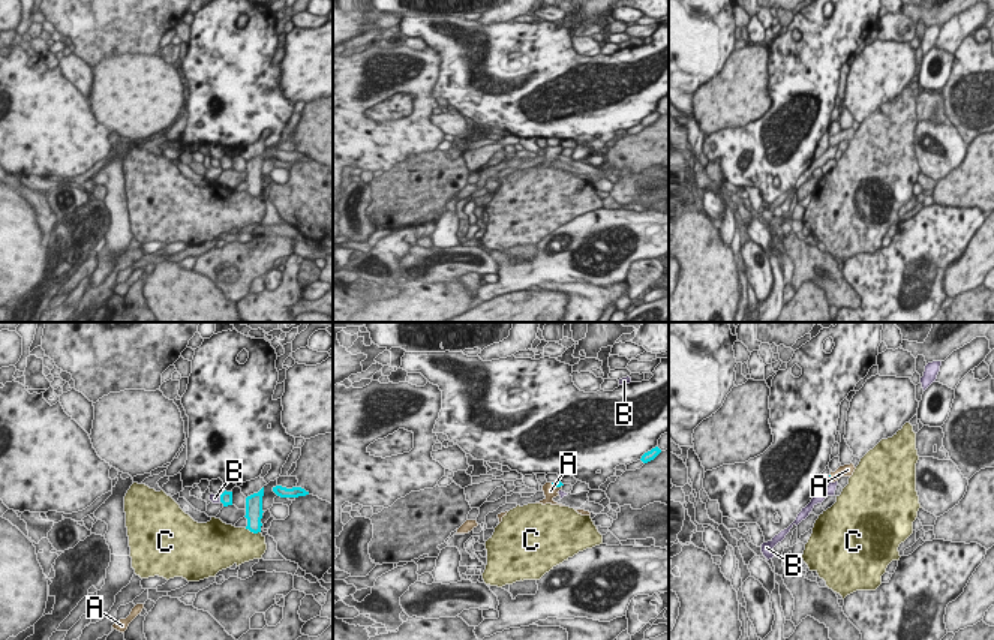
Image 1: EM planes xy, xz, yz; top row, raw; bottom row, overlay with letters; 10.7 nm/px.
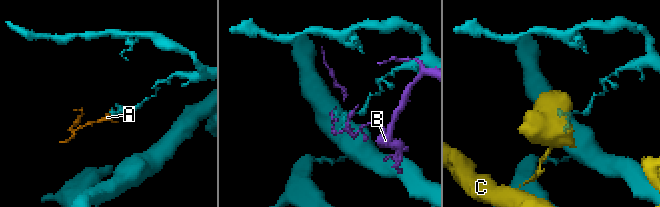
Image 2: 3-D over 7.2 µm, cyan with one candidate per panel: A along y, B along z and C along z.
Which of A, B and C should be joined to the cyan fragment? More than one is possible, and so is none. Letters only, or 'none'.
A

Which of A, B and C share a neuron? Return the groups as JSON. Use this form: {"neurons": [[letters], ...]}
{"neurons": [["A"], ["B"], ["C"]]}

